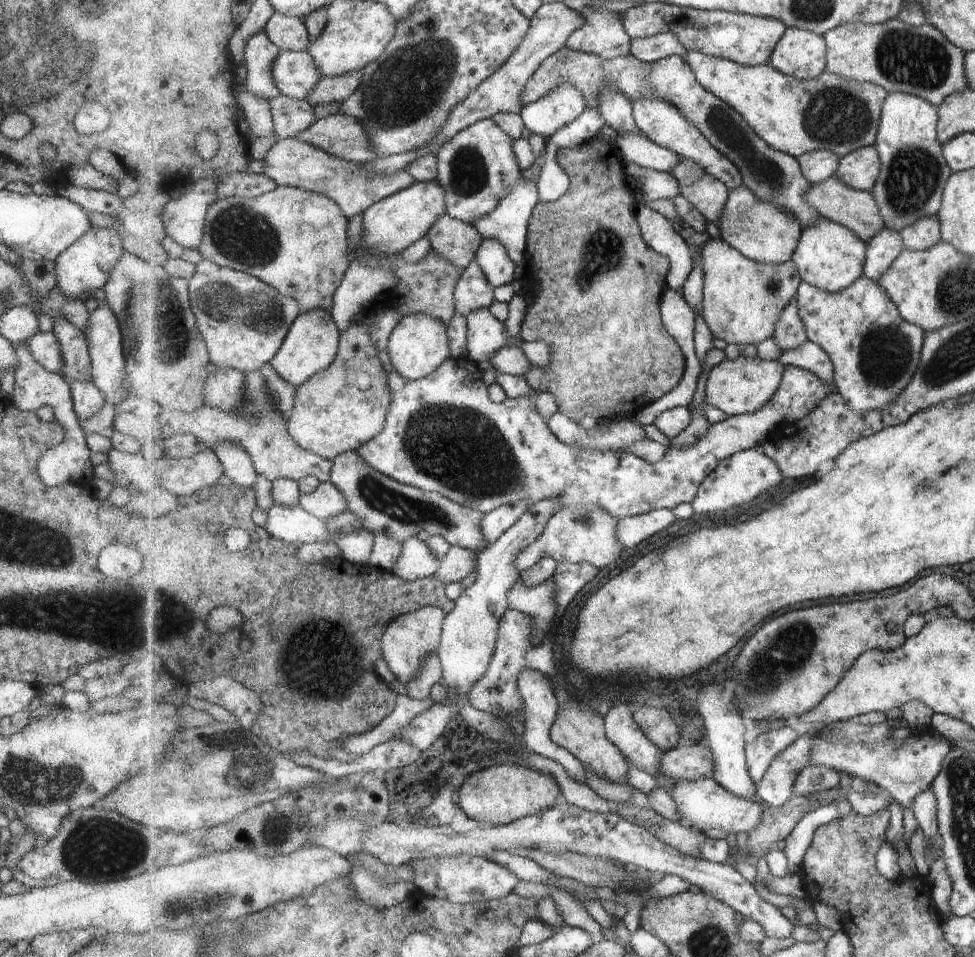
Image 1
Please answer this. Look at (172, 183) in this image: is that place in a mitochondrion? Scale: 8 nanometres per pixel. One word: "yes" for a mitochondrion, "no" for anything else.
no

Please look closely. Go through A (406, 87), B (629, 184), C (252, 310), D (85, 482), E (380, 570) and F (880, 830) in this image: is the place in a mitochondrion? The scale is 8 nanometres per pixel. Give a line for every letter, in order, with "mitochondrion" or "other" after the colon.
A: mitochondrion
B: other
C: mitochondrion
D: other
E: other
F: other

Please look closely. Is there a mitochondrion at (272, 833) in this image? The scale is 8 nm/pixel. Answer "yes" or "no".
yes

